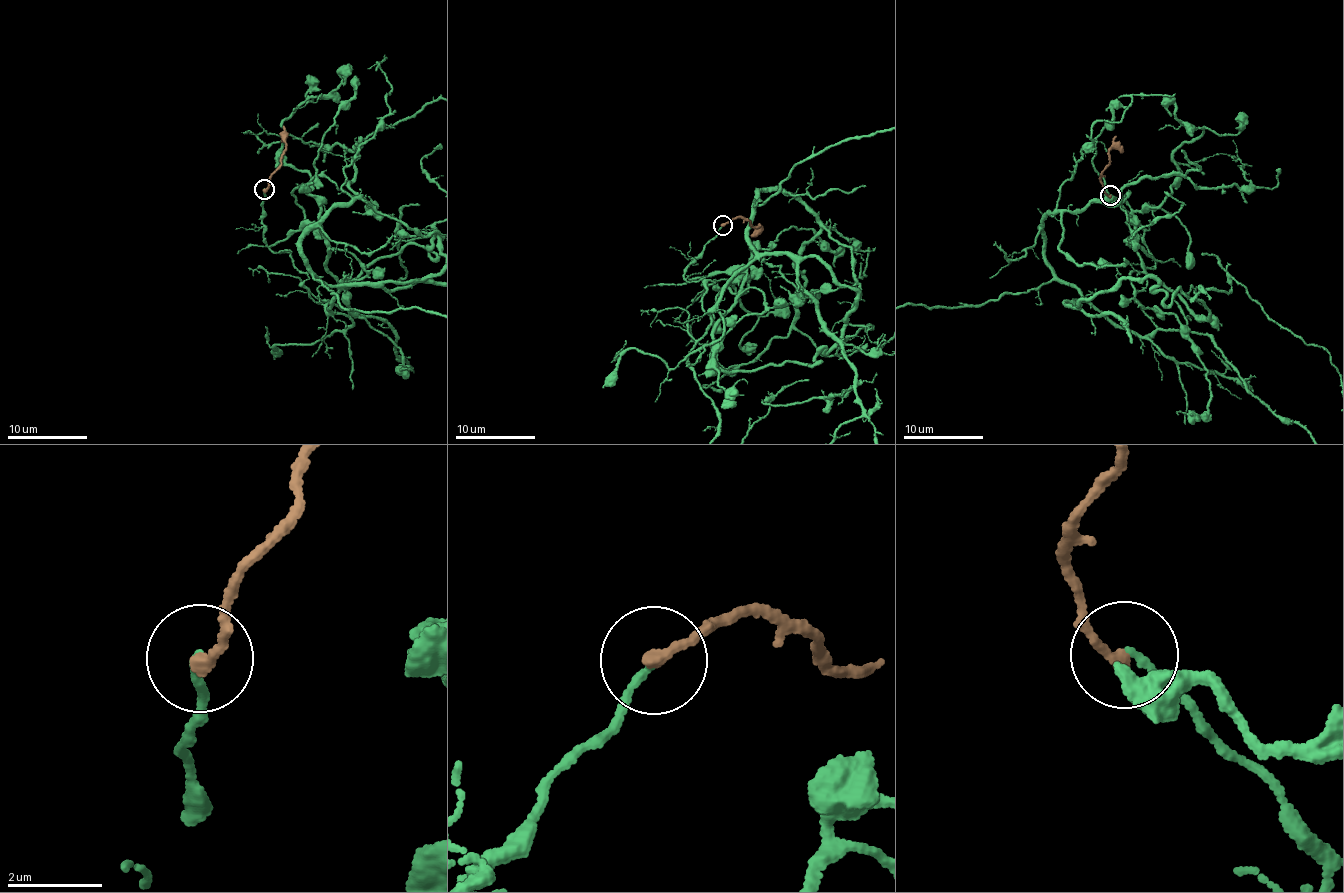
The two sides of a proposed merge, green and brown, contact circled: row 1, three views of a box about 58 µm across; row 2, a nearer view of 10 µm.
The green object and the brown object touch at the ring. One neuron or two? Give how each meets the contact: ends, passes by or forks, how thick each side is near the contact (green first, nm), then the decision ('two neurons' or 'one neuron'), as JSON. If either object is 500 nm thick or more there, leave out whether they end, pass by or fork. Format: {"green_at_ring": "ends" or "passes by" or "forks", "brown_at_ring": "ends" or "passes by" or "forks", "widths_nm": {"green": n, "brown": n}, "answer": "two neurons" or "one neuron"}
{"green_at_ring": "ends", "brown_at_ring": "ends", "widths_nm": {"green": 130, "brown": 280}, "answer": "two neurons"}

